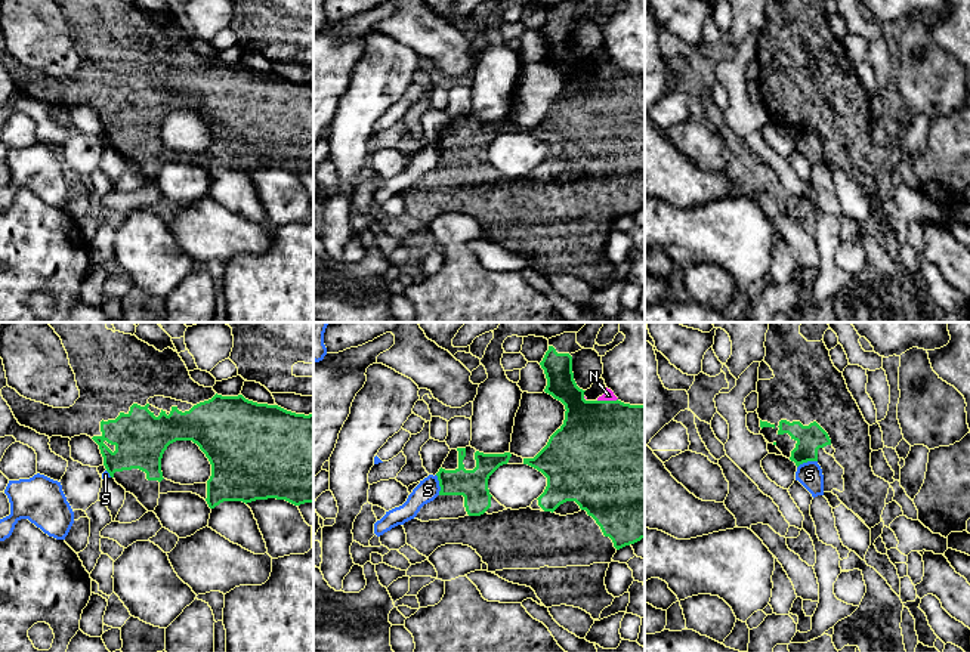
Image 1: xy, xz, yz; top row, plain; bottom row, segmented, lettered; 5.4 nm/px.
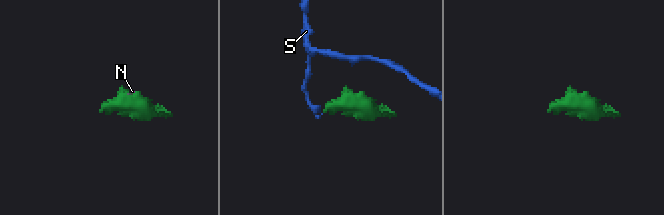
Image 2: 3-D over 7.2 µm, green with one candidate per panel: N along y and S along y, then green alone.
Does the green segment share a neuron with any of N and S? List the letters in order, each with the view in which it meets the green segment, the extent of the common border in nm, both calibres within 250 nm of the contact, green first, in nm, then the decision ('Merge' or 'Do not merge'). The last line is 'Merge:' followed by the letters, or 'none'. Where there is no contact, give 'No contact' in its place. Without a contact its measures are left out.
N: Touches green in xz. Shared border 110 nm. Thickness 500 nm (green) against 60 nm. Merge
S: Touches green in xz. Shared border 110 nm. Thickness 160 nm (green) against 120 nm. Do not merge
Merge: N

